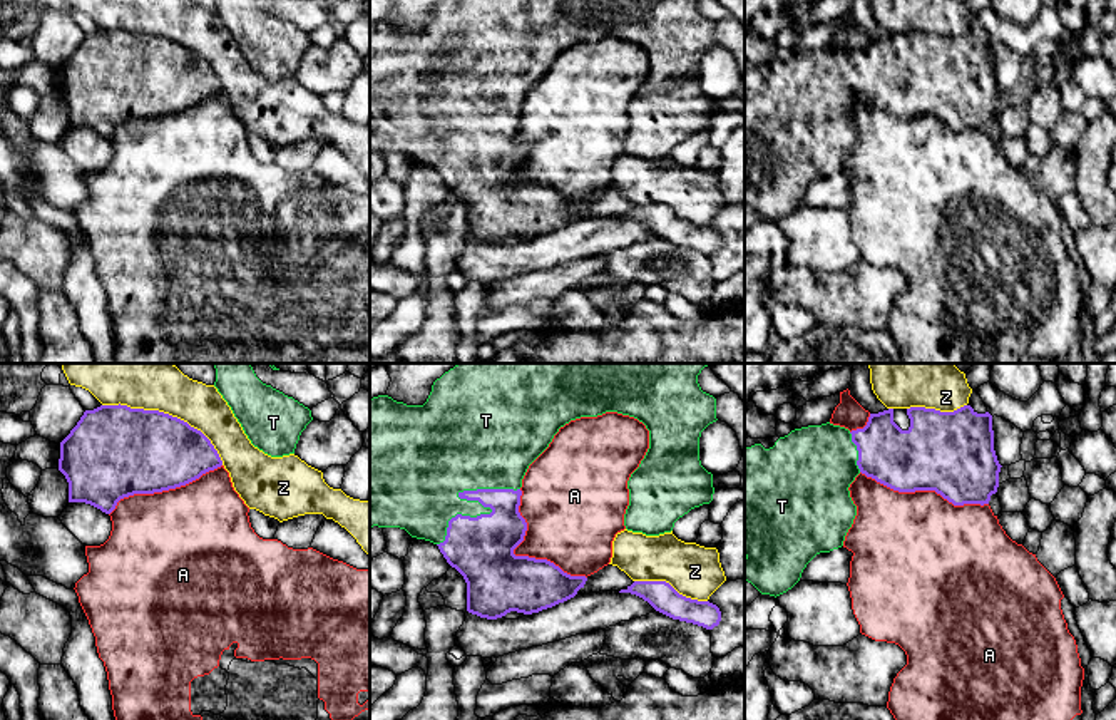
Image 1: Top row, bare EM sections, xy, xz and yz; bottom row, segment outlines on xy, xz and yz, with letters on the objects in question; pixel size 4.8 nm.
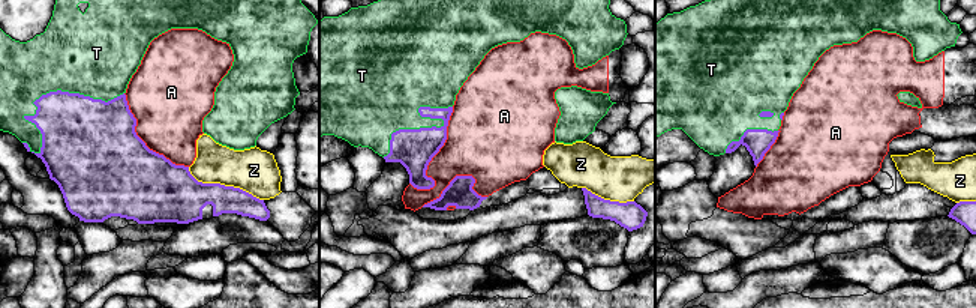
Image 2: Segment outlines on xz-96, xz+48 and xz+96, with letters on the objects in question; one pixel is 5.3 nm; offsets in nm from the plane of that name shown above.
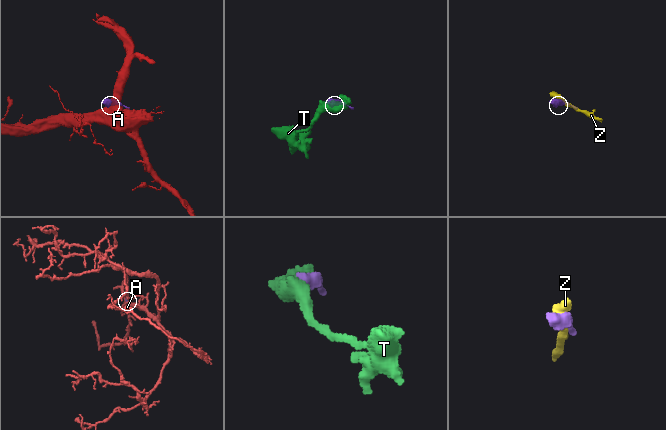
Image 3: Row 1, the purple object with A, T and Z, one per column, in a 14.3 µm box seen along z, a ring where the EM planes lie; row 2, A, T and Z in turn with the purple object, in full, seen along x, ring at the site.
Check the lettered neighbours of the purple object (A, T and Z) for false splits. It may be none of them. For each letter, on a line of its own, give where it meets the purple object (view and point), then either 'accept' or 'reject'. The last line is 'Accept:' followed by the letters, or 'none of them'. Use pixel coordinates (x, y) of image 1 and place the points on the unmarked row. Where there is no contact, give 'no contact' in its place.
A: contact xz (519, 181); reject
T: contact xz (479, 126); accept
Z: contact xy (168, 39); reject
Accept: T

